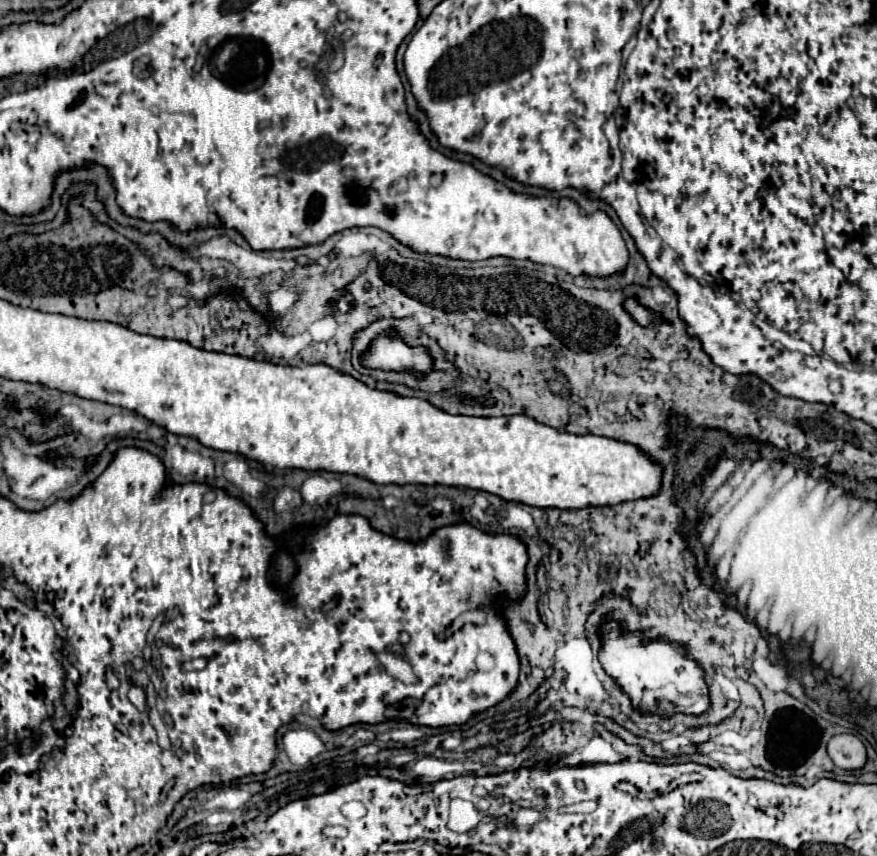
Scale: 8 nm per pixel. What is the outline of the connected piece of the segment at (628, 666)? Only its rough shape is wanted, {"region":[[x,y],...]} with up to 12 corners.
{"region":[[617,620],[603,670],[641,714],[701,716],[705,670],[687,648]]}

